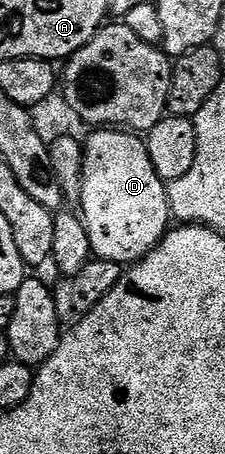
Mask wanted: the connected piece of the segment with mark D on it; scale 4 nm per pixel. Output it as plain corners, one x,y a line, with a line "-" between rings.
127,129
92,132
83,148
83,181
78,204
91,254
96,259
130,265
144,259
169,230
173,216
167,204
167,183
153,169
146,142
138,134

